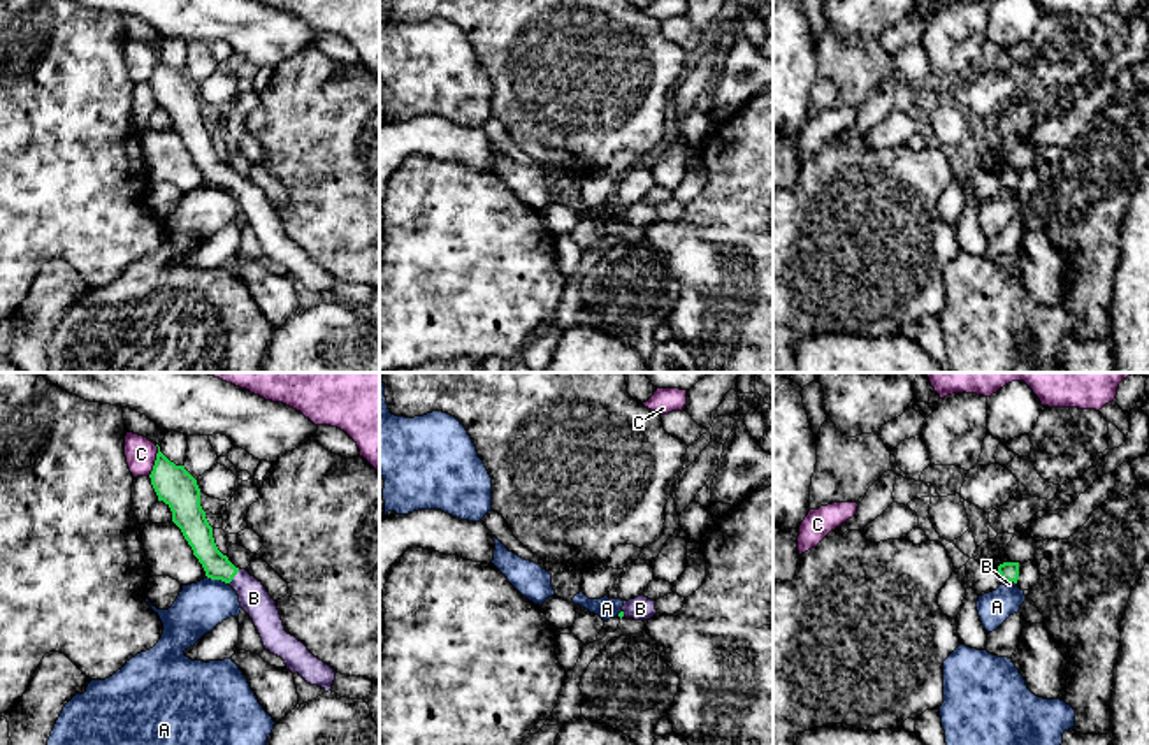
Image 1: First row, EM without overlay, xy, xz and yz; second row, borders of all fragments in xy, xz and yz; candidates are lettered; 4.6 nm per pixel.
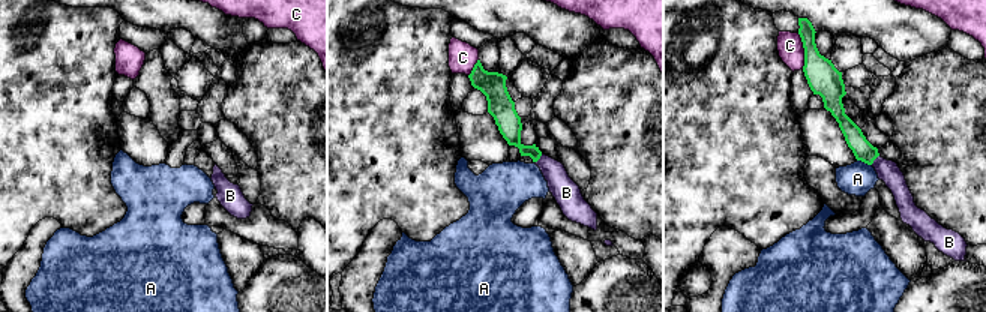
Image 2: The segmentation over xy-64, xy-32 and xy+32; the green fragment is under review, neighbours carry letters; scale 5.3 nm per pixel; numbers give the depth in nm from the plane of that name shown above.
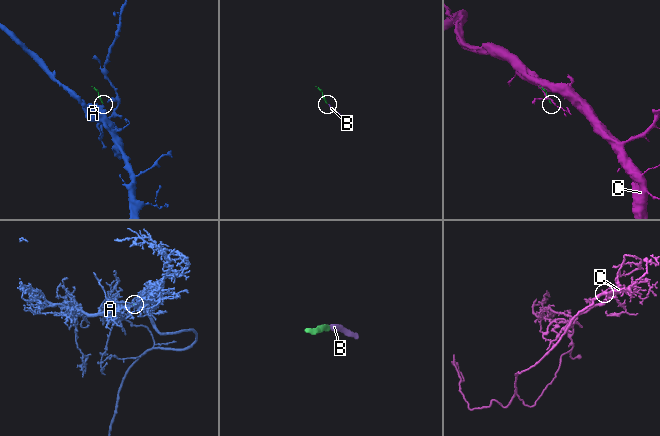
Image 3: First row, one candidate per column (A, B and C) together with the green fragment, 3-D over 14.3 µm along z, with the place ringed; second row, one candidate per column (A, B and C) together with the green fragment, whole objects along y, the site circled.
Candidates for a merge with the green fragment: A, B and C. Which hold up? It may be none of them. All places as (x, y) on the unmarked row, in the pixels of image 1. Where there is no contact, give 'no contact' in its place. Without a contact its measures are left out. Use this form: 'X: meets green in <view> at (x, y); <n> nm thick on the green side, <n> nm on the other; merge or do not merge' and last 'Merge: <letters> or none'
A: meets green in xy at (218, 185); 130 nm thick on the green side, 220 nm on the other; do not merge
B: meets green in xy at (234, 181); 130 nm thick on the green side, 140 nm on the other; merge
C: meets green in xy at (155, 67); 180 nm thick on the green side, 140 nm on the other; do not merge
Merge: B

